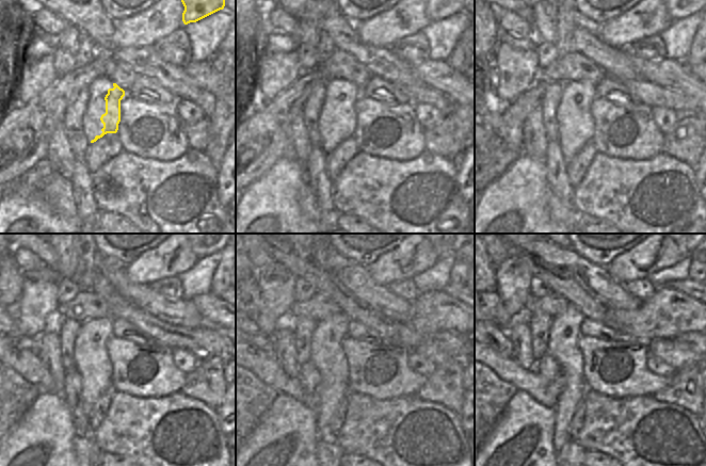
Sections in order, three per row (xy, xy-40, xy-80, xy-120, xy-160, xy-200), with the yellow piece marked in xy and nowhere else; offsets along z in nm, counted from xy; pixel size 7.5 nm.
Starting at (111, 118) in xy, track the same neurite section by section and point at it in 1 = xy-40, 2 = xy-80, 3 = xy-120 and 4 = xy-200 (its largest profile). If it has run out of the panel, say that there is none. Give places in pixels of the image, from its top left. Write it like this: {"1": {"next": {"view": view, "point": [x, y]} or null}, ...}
{"1": {"next": {"view": "xy-40", "point": [349, 119]}}, "2": {"next": {"view": "xy-80", "point": [586, 134]}}, "3": {"next": {"view": "xy-120", "point": [100, 382]}}, "4": {"next": {"view": "xy-200", "point": [565, 404]}}}

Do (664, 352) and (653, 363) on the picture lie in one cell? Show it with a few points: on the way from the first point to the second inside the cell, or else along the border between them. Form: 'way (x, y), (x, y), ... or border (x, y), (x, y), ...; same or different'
border (647, 354), (660, 358), (675, 369); different

